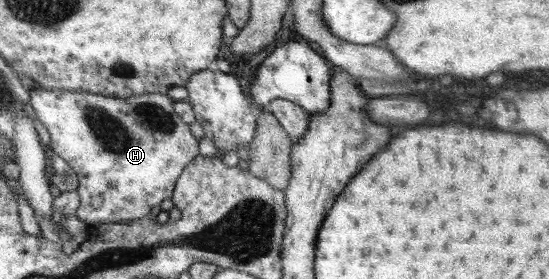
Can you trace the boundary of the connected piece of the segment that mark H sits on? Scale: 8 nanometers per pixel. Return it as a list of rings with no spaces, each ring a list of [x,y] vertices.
[[[42,86],[39,89],[29,90],[29,105],[33,107],[37,119],[43,122],[51,136],[51,144],[48,146],[49,152],[56,153],[73,168],[78,177],[77,191],[80,197],[80,206],[76,216],[87,225],[92,226],[95,223],[119,223],[127,220],[138,220],[148,217],[151,207],[159,205],[164,199],[174,198],[178,179],[194,159],[199,155],[197,149],[197,137],[191,135],[189,124],[184,121],[182,116],[174,109],[174,100],[164,93],[135,94],[127,99],[104,96],[103,94],[87,93],[84,91],[67,90],[48,90]]]

